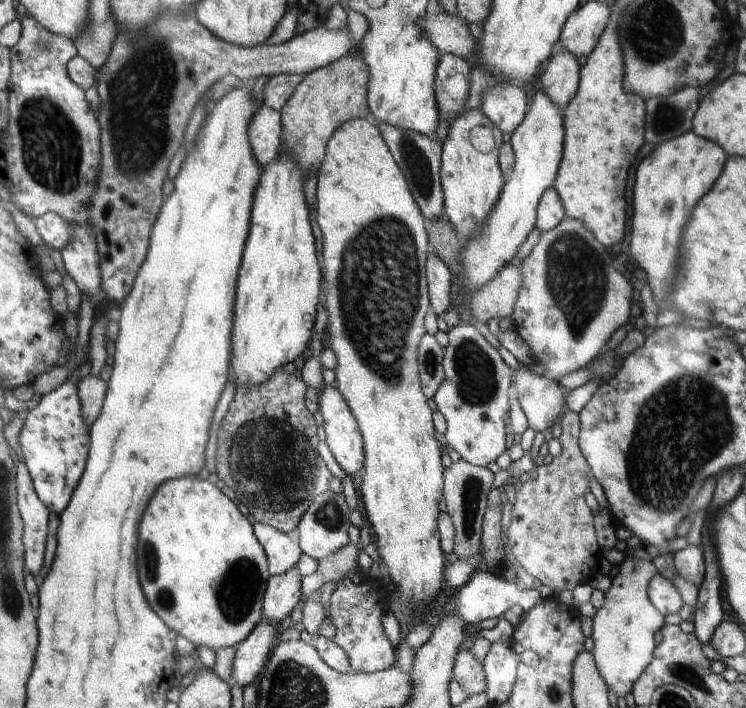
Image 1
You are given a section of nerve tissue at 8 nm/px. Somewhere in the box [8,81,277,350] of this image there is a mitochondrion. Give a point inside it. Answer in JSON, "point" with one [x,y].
{"point":[51,146]}

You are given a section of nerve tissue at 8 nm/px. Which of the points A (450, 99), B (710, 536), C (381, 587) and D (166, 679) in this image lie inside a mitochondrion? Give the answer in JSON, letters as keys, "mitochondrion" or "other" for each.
{"A":"other","B":"other","C":"other","D":"other"}

